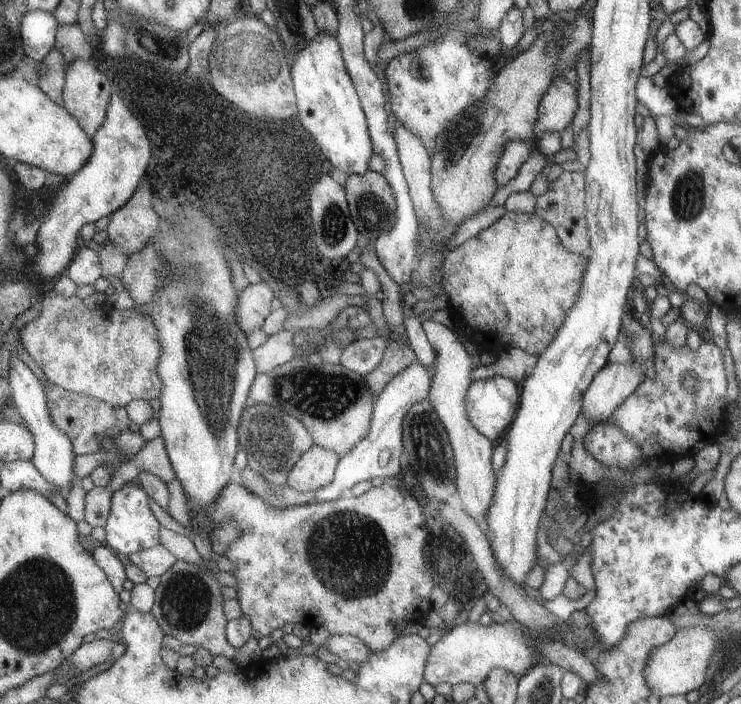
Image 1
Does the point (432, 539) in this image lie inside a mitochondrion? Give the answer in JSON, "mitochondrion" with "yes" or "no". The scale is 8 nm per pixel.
{"mitochondrion":"no"}

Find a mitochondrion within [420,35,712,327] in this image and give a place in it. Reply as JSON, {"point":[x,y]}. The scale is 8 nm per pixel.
{"point":[687,197]}

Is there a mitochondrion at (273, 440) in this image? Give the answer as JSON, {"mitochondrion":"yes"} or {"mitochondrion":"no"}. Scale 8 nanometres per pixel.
{"mitochondrion":"yes"}

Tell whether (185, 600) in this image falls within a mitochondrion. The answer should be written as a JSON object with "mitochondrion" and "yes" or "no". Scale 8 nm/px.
{"mitochondrion":"yes"}

